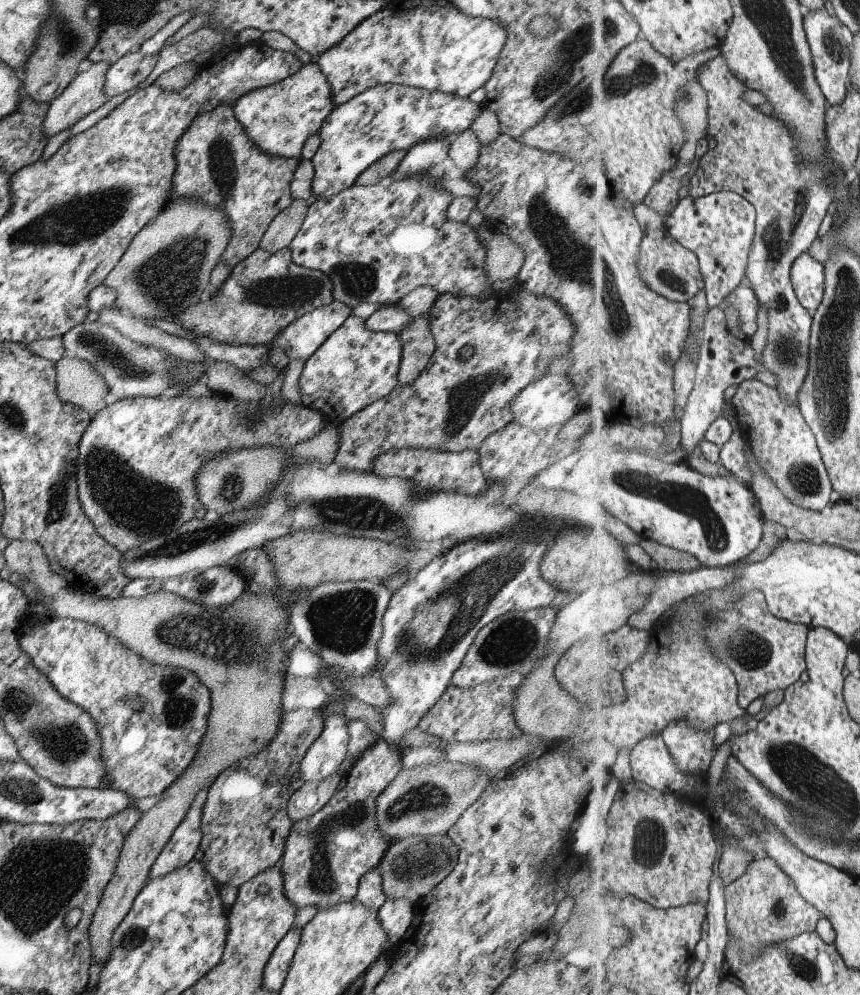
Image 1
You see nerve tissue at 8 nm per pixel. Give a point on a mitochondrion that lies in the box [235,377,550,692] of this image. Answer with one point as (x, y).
(471, 593)

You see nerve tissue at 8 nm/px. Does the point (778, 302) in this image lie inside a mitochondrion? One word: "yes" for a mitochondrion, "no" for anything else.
yes

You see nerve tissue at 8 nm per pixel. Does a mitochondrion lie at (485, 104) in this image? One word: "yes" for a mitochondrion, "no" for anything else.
no

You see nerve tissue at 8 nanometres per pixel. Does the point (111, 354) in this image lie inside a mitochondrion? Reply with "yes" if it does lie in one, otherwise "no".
yes

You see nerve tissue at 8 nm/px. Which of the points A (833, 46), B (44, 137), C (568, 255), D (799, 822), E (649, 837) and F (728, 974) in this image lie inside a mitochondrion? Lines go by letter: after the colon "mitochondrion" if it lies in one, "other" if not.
A: mitochondrion
B: other
C: mitochondrion
D: mitochondrion
E: mitochondrion
F: other

